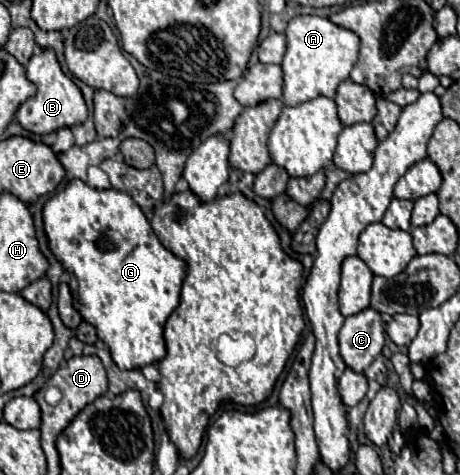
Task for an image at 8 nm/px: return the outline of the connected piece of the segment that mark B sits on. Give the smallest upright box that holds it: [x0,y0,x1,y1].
[16,48,88,134]

